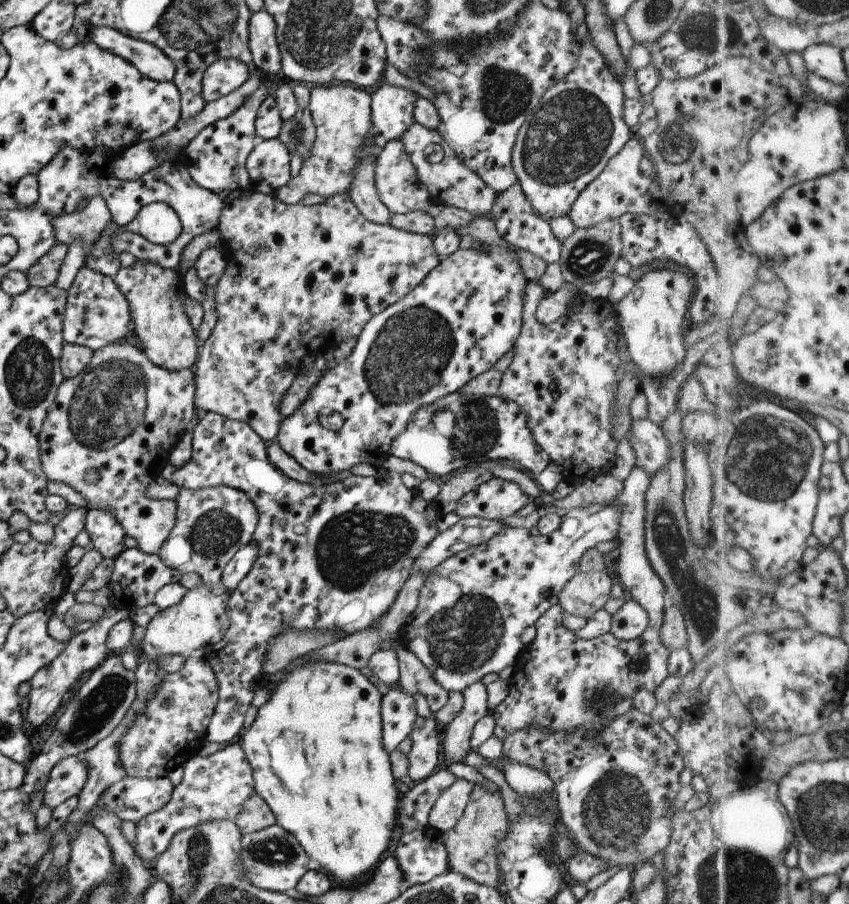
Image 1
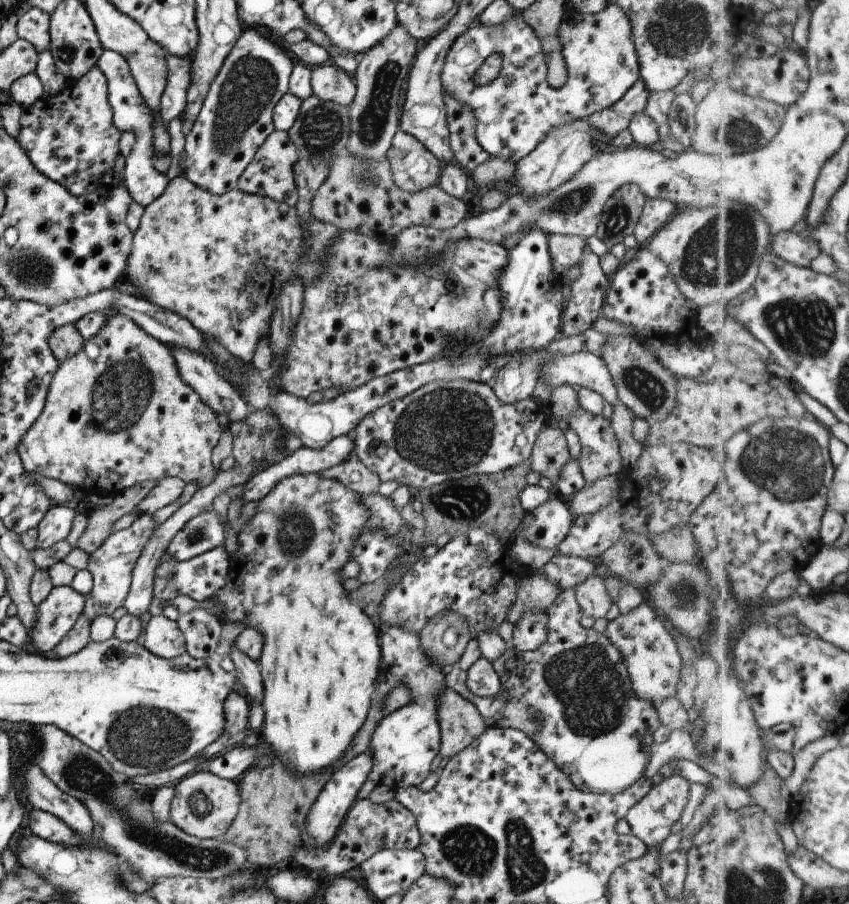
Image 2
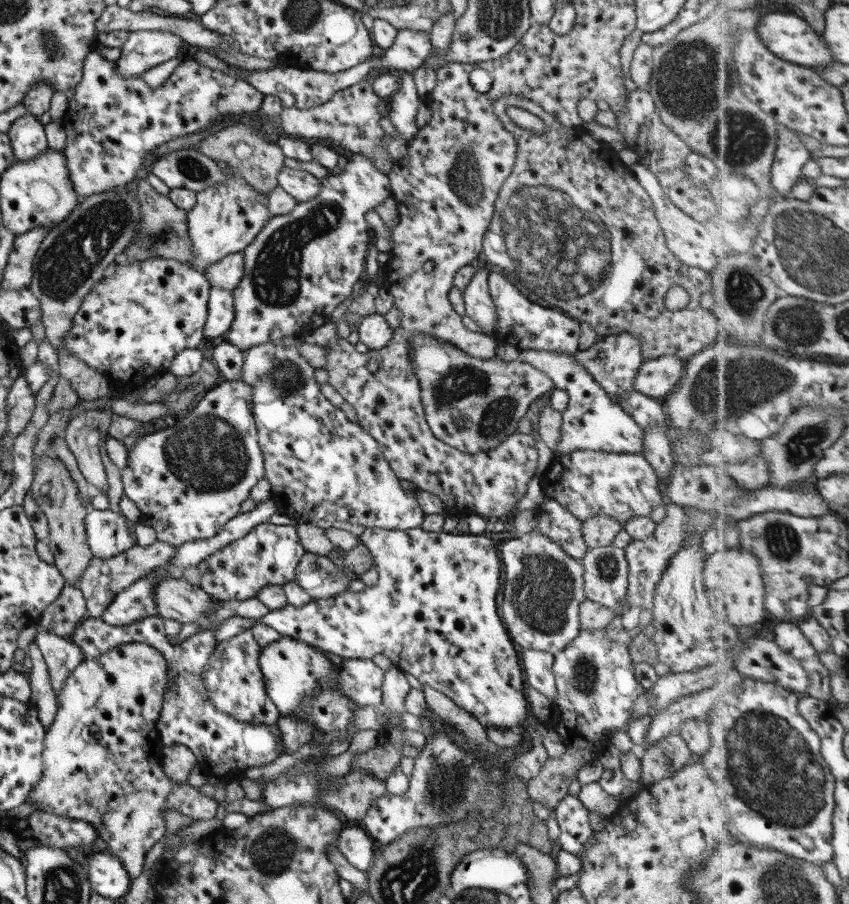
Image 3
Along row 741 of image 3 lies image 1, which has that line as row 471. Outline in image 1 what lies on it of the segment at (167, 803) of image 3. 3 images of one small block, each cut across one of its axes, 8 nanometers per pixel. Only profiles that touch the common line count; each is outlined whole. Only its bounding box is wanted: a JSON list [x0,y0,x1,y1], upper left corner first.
[38,341,195,554]

